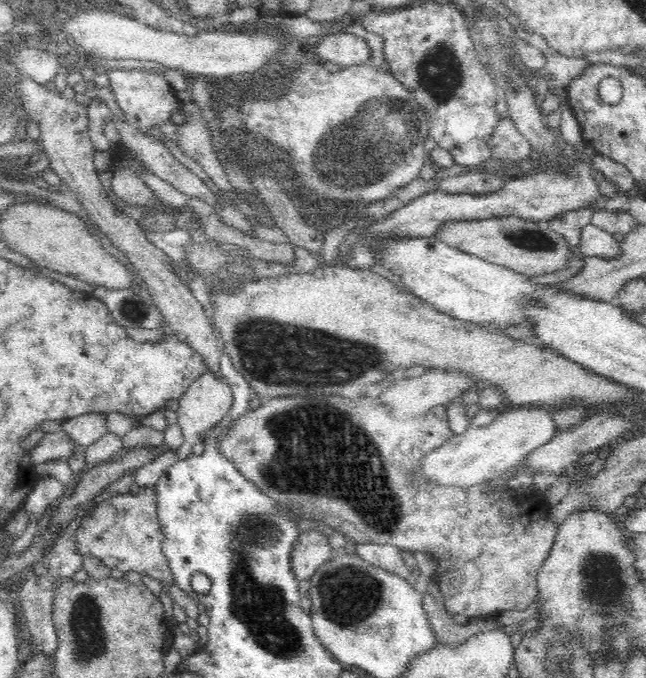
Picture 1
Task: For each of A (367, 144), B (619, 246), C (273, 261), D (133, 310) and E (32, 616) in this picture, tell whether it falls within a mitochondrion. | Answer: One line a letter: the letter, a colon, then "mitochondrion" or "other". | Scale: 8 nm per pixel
A: mitochondrion
B: other
C: other
D: mitochondrion
E: other

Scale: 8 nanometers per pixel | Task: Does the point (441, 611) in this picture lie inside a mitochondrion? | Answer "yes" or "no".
no

